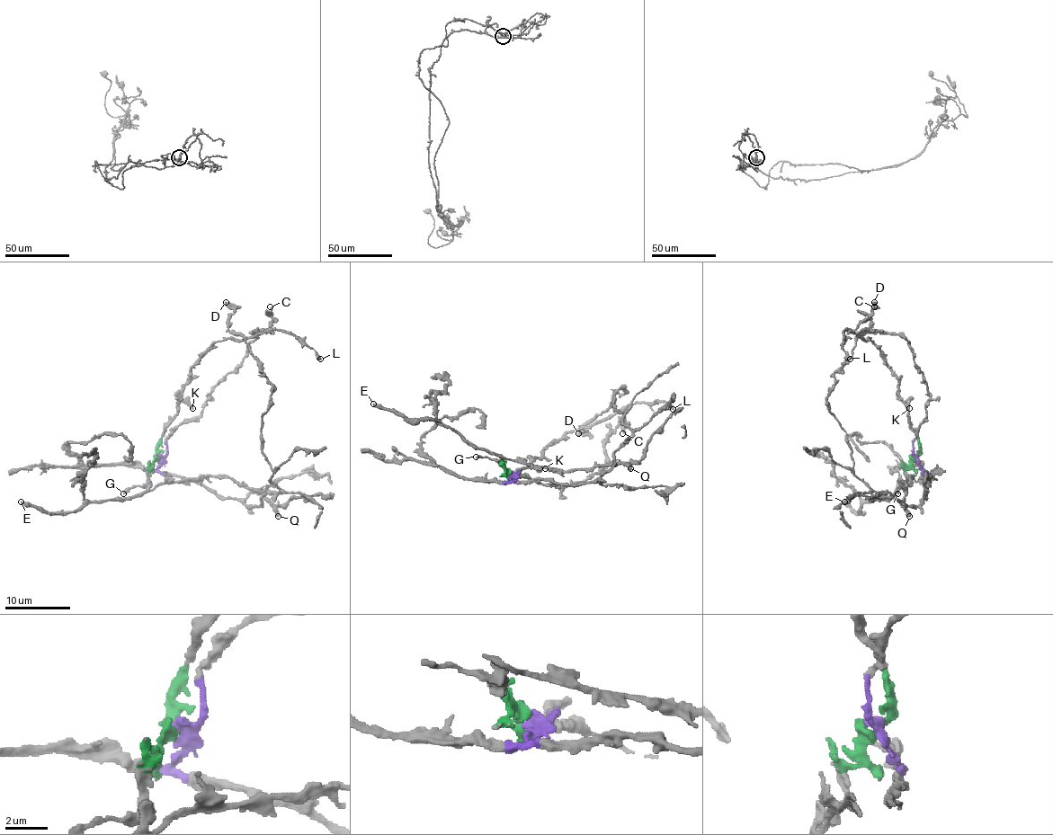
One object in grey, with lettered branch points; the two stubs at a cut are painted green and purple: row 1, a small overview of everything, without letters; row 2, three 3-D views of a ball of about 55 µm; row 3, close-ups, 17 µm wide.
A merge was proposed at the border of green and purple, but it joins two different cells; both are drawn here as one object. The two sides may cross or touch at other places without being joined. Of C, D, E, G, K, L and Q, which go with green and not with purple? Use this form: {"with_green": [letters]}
{"with_green": ["C", "E", "G", "K", "L", "Q"]}

